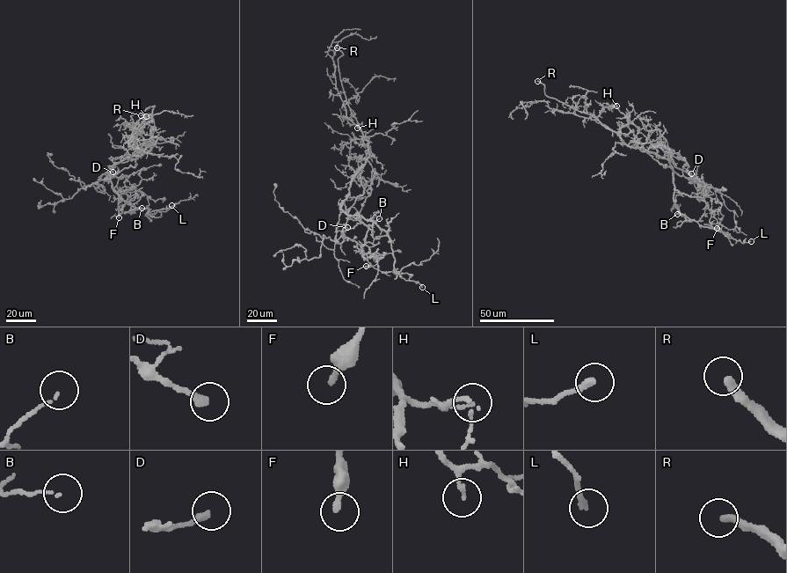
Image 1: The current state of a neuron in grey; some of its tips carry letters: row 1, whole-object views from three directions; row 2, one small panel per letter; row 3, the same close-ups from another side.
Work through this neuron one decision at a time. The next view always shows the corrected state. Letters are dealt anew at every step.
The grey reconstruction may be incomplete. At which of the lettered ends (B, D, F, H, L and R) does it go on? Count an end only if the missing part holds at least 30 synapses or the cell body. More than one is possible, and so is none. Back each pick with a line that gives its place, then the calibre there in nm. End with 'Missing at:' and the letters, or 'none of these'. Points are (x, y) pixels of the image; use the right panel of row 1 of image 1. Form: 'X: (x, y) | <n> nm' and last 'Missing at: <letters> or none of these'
D: (691, 173) | 280 nm
R: (537, 81) | 300 nm
Missing at: D, R

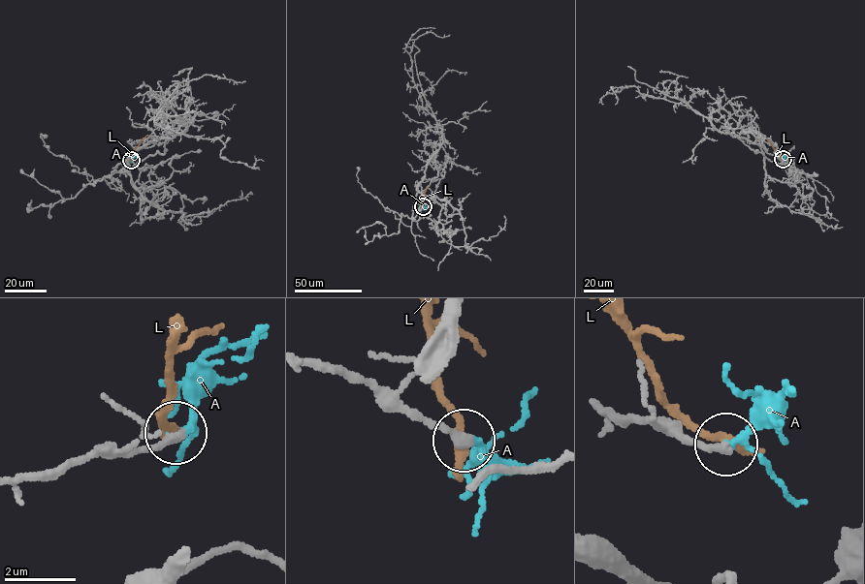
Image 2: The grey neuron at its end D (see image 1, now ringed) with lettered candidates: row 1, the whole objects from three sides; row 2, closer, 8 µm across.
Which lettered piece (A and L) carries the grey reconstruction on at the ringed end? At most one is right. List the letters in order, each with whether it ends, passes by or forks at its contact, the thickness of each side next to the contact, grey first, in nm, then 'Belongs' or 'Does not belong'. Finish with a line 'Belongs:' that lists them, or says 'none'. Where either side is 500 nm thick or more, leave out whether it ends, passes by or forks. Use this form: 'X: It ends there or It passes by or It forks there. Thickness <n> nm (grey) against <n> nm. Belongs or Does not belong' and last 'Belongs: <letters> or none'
A: It passes by. Thickness 280 nm (grey) against 140 nm. Belongs
L: It ends there. Thickness 280 nm (grey) against 320 nm. Does not belong
Belongs: A

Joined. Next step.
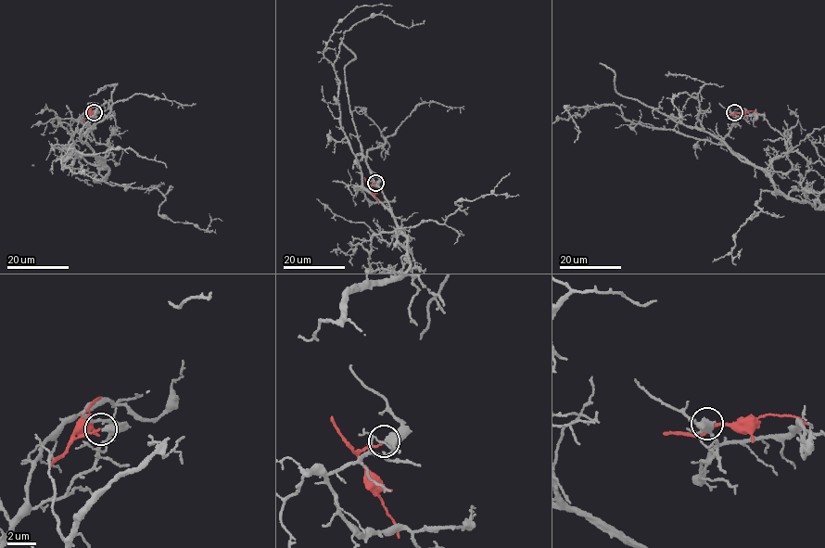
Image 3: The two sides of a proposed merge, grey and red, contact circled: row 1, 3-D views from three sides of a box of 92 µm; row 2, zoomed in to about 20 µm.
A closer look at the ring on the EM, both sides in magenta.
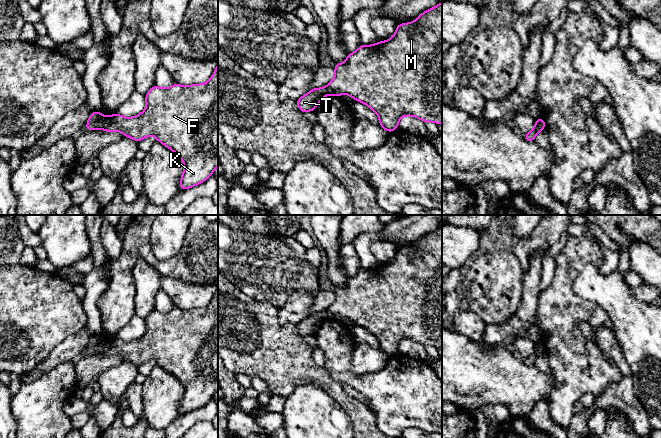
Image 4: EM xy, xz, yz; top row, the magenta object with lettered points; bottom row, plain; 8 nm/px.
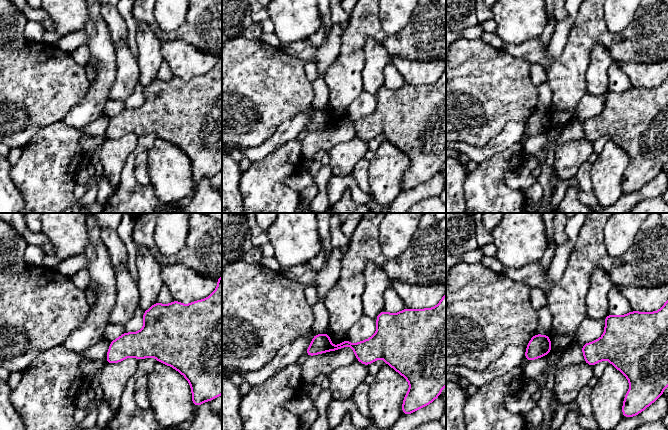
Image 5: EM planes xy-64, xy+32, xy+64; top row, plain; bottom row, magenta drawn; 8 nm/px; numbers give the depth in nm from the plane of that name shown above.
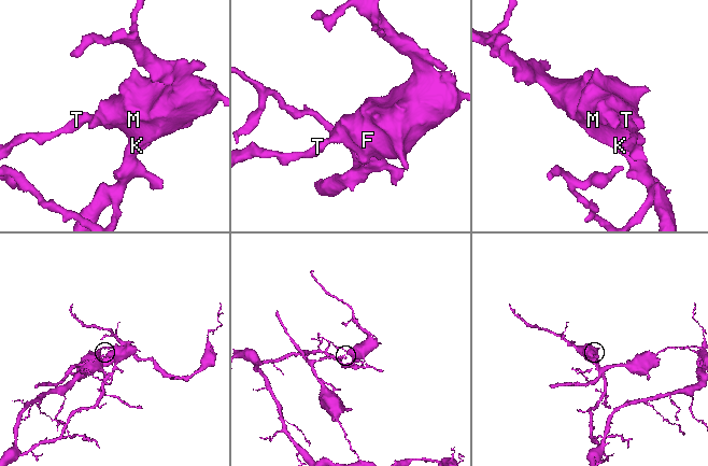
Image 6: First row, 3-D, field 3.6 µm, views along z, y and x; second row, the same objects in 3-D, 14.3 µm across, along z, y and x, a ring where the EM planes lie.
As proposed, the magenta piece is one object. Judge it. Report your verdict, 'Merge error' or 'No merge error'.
Merge error

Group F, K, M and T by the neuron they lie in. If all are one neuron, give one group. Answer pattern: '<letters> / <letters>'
F K M / T

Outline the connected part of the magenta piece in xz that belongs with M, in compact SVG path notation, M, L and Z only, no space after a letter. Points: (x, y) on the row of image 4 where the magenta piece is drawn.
M442 2L421 13L411 23L397 25L395 34L386 41L373 45L360 45L354 53L348 53L344 63L334 64L335 76L325 87L327 94L350 95L364 103L379 118L380 126L388 133L399 128L402 116L414 116L423 122L442 124Z

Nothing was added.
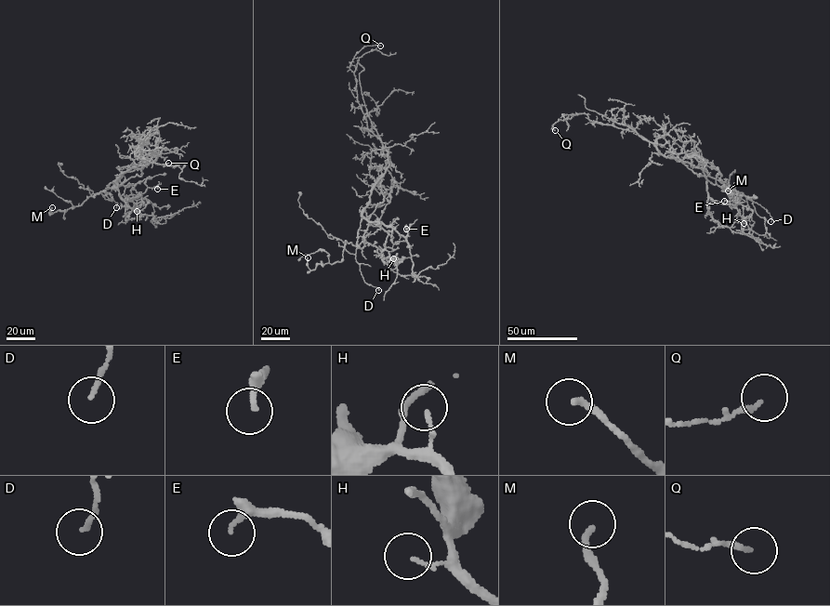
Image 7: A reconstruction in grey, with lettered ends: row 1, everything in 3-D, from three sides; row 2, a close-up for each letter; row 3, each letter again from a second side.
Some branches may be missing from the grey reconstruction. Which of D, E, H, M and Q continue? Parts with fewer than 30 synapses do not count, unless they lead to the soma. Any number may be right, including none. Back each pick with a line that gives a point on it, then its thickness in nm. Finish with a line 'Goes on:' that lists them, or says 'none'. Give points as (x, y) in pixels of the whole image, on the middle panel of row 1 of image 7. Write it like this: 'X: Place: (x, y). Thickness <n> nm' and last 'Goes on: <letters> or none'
Goes on: none

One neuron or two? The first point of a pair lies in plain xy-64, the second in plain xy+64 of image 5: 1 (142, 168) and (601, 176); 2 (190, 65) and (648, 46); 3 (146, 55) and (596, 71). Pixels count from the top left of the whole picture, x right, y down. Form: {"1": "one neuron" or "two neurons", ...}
{"1": "two neurons", "2": "two neurons", "3": "one neuron"}

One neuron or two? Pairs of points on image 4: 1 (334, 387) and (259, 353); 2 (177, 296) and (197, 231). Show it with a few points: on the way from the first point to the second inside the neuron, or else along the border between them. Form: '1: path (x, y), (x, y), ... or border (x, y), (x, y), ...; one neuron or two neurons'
1: path (315, 375), (286, 362), (278, 354); one neuron
2: border (161, 276), (173, 276), (183, 281), (204, 285); two neurons

